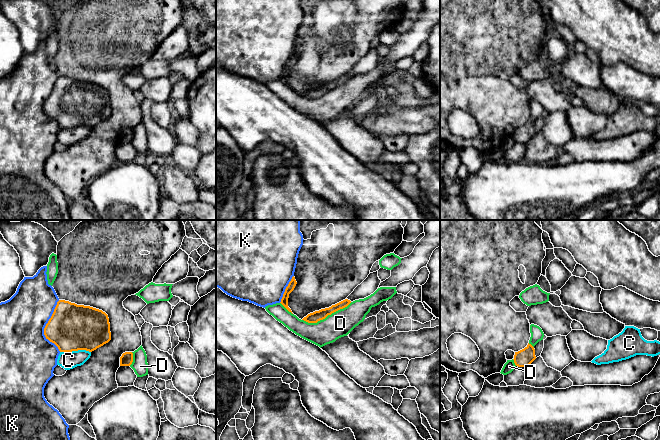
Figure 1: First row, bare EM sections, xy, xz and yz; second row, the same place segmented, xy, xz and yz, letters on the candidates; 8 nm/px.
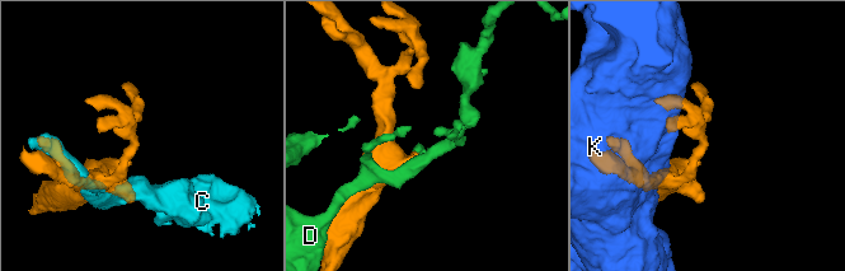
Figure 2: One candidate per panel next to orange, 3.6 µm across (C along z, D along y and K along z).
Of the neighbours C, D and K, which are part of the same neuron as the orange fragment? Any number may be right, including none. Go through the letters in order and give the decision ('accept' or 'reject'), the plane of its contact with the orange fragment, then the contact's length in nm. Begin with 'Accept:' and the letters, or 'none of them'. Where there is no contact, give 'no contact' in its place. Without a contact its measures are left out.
Accept: none of them
C: reject; contact in xy; length 240 nm
D: reject; contact in xz; length 420 nm
K: reject; contact in xy; length 420 nm

